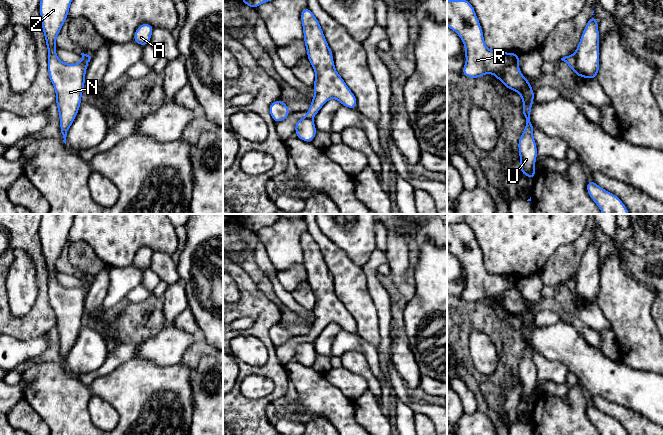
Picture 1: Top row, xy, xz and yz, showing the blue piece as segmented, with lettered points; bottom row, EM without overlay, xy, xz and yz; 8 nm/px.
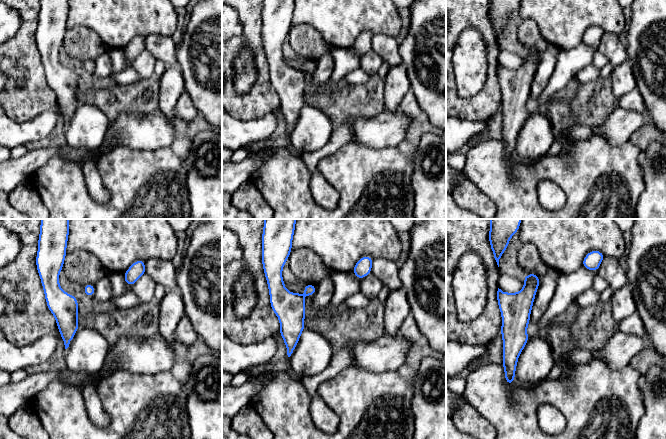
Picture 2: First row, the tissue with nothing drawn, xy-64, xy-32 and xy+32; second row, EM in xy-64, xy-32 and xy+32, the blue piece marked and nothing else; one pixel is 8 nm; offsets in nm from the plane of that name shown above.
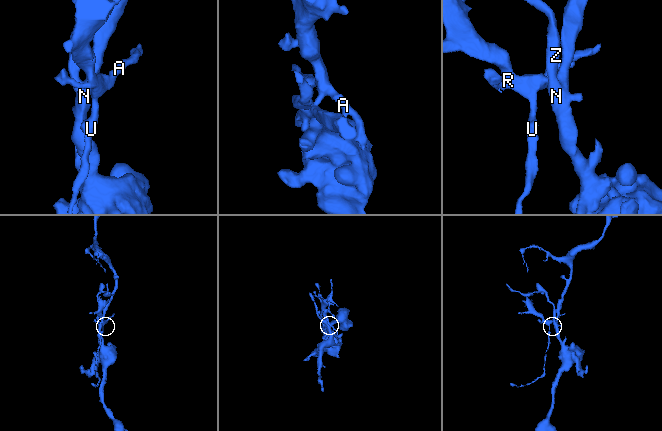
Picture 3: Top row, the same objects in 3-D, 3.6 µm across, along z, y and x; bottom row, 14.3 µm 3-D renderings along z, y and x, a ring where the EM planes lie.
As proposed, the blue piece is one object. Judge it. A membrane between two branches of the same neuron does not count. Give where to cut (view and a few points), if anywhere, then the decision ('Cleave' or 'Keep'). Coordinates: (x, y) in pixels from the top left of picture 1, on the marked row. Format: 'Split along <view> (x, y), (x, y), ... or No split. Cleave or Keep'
Split along yz (574, 54), (574, 65), (572, 67). Cleave

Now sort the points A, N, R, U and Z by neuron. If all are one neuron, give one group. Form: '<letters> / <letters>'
A R U / N Z

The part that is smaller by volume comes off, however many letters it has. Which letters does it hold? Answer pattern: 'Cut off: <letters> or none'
Cut off: A, R, U

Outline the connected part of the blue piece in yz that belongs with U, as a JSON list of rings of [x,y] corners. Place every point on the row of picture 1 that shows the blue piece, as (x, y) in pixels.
[[[447,0],[447,26],[459,35],[465,47],[466,64],[461,71],[463,75],[468,78],[481,78],[492,73],[507,89],[516,91],[522,97],[522,115],[526,125],[518,140],[520,172],[534,180],[537,175],[534,171],[537,146],[530,113],[535,96],[531,83],[518,67],[520,54],[487,48],[474,7],[467,0]]]

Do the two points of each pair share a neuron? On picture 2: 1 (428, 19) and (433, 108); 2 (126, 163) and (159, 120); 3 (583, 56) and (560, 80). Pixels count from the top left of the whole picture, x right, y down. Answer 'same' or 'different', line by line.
1: same
2: different
3: same

